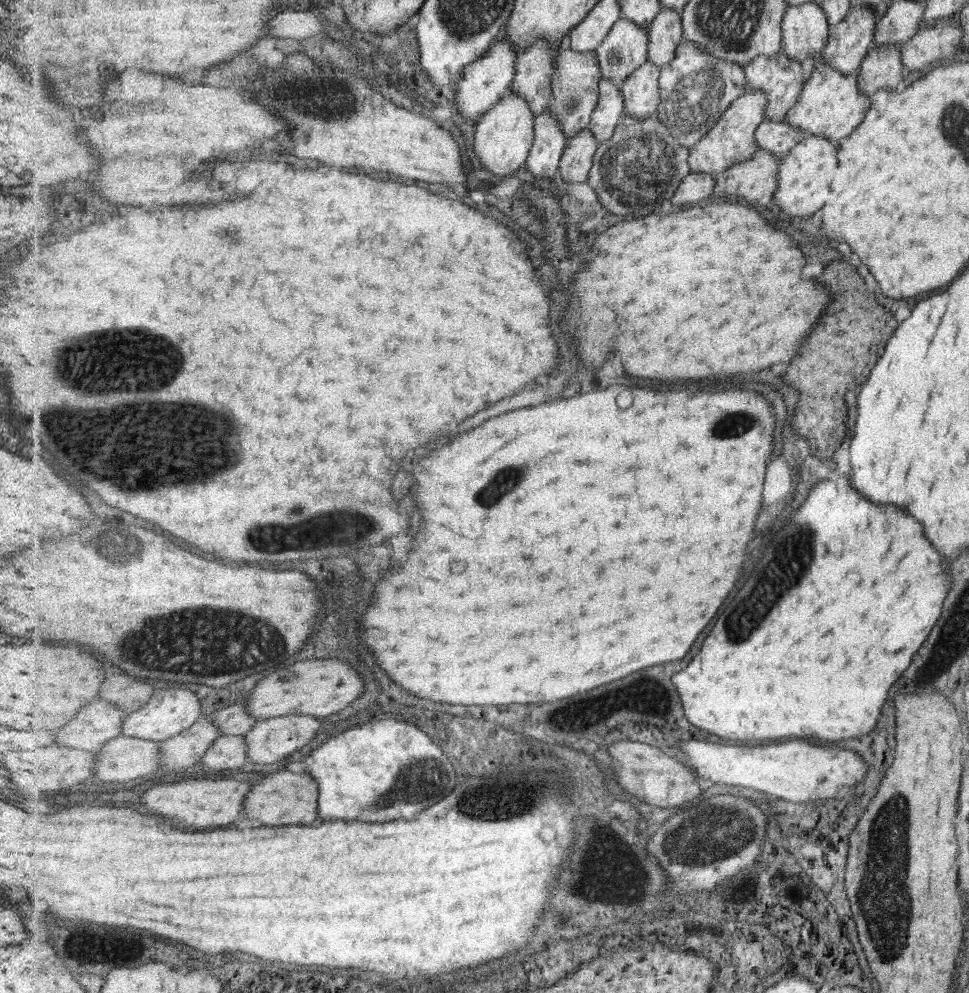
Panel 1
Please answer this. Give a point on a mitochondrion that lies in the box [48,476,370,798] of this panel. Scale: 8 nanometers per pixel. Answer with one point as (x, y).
(213, 637)

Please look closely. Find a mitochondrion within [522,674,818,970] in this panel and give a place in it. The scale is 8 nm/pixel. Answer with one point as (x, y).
(713, 842)

